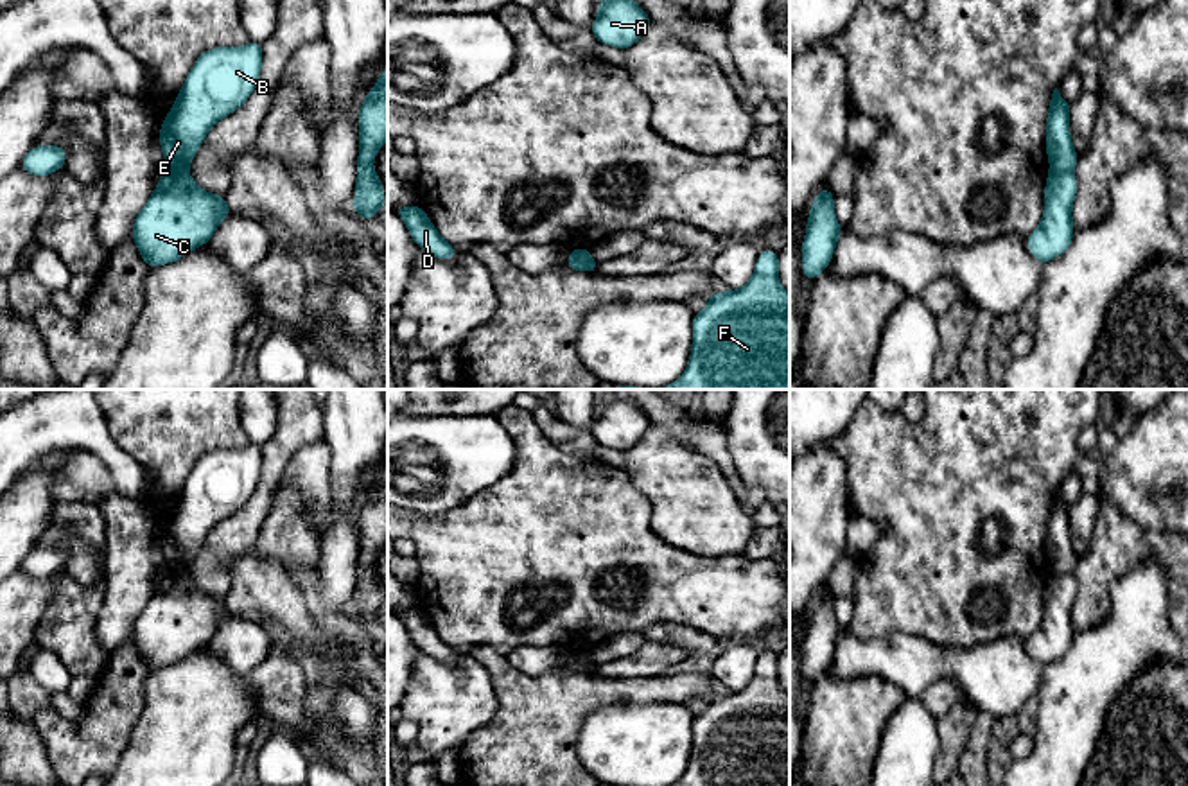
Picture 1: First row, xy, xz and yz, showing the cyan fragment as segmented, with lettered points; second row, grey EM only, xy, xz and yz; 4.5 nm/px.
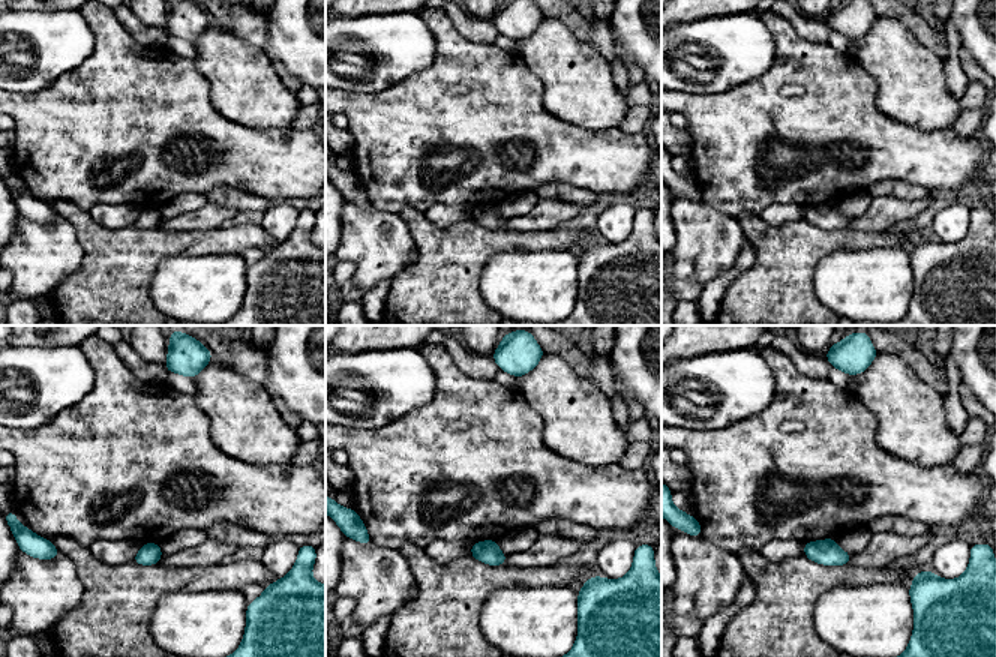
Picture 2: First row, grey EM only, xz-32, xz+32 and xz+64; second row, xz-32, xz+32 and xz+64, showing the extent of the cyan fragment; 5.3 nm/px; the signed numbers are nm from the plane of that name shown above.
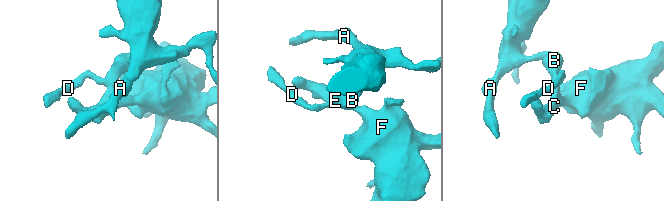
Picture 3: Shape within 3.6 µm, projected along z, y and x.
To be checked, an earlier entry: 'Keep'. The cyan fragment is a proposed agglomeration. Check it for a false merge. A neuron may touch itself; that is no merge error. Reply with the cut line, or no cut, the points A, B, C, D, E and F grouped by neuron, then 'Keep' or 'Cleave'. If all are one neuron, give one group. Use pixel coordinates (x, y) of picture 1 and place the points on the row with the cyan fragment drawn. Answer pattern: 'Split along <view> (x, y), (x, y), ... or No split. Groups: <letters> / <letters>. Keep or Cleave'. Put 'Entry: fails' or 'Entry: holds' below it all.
Split along xz (576, 250), (587, 253), (582, 270). Groups: A B D E / C F. Cleave
Entry: fails

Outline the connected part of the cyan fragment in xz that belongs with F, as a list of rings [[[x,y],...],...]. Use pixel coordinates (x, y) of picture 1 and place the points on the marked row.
[[[763,249],[750,282],[709,296],[693,318],[693,346],[684,375],[655,389],[790,389],[790,293],[779,284],[779,253]]]

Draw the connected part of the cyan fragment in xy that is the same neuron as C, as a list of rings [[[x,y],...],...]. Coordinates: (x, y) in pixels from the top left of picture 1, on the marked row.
[[[167,170],[133,223],[147,267],[172,264],[205,246],[233,210],[224,196],[205,192],[192,176]]]

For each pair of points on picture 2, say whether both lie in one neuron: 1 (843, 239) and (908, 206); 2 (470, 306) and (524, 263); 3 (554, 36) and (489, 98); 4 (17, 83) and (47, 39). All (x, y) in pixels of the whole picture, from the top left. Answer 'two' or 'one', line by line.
1: two
2: two
3: two
4: one

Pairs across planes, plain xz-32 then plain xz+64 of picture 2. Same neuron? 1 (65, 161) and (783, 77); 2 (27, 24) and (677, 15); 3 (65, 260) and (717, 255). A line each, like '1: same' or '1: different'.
1: same
2: different
3: same

